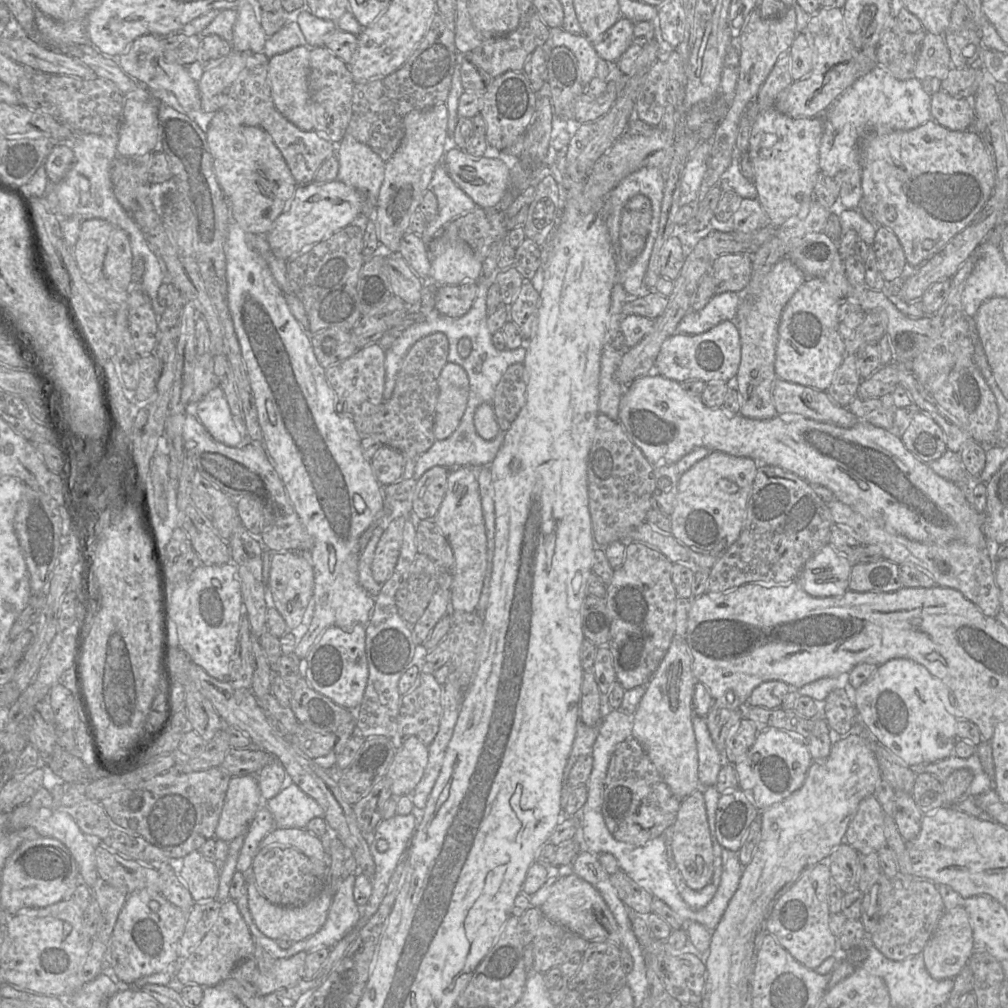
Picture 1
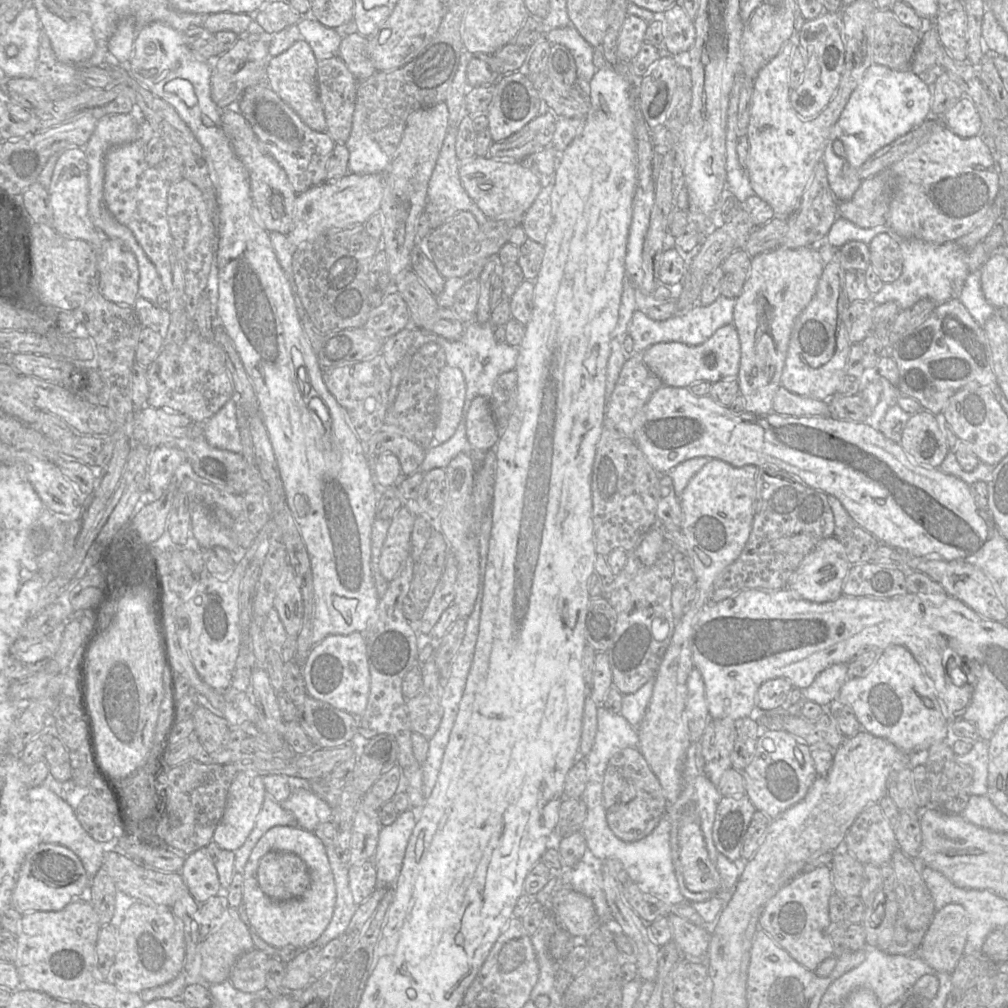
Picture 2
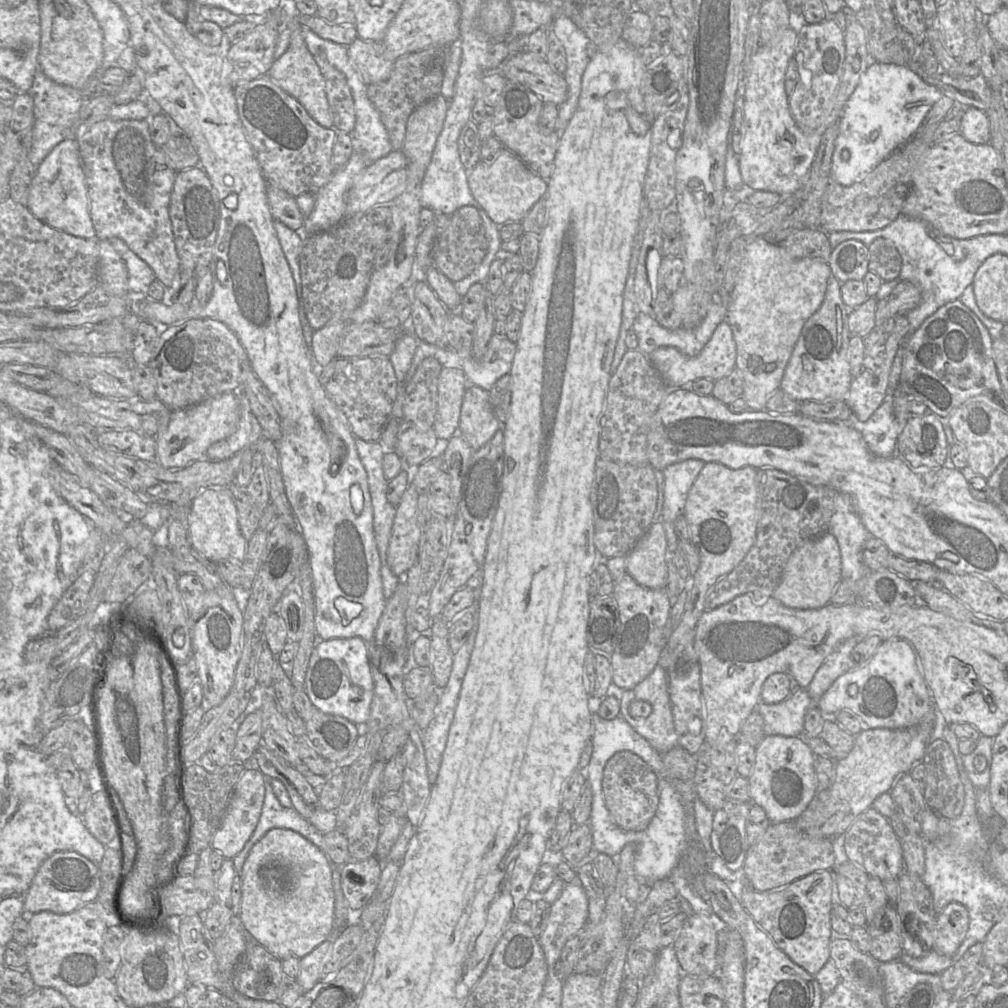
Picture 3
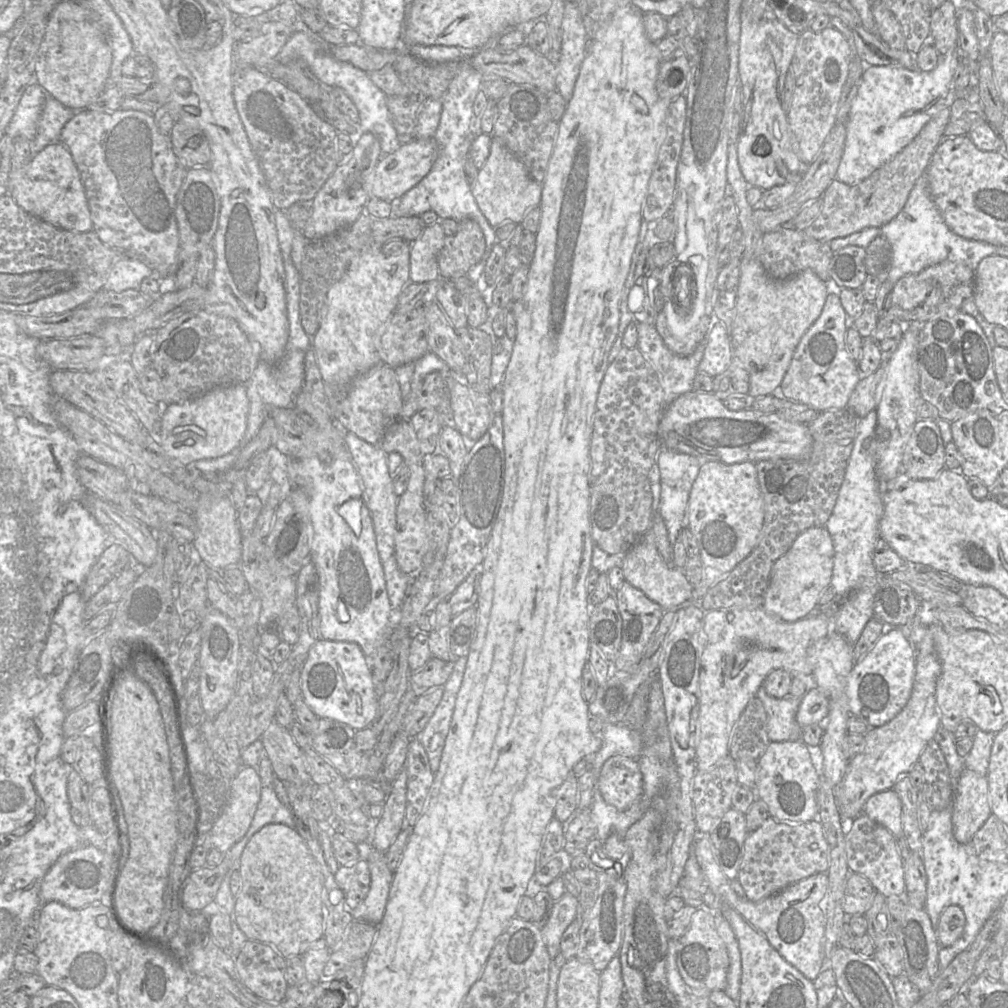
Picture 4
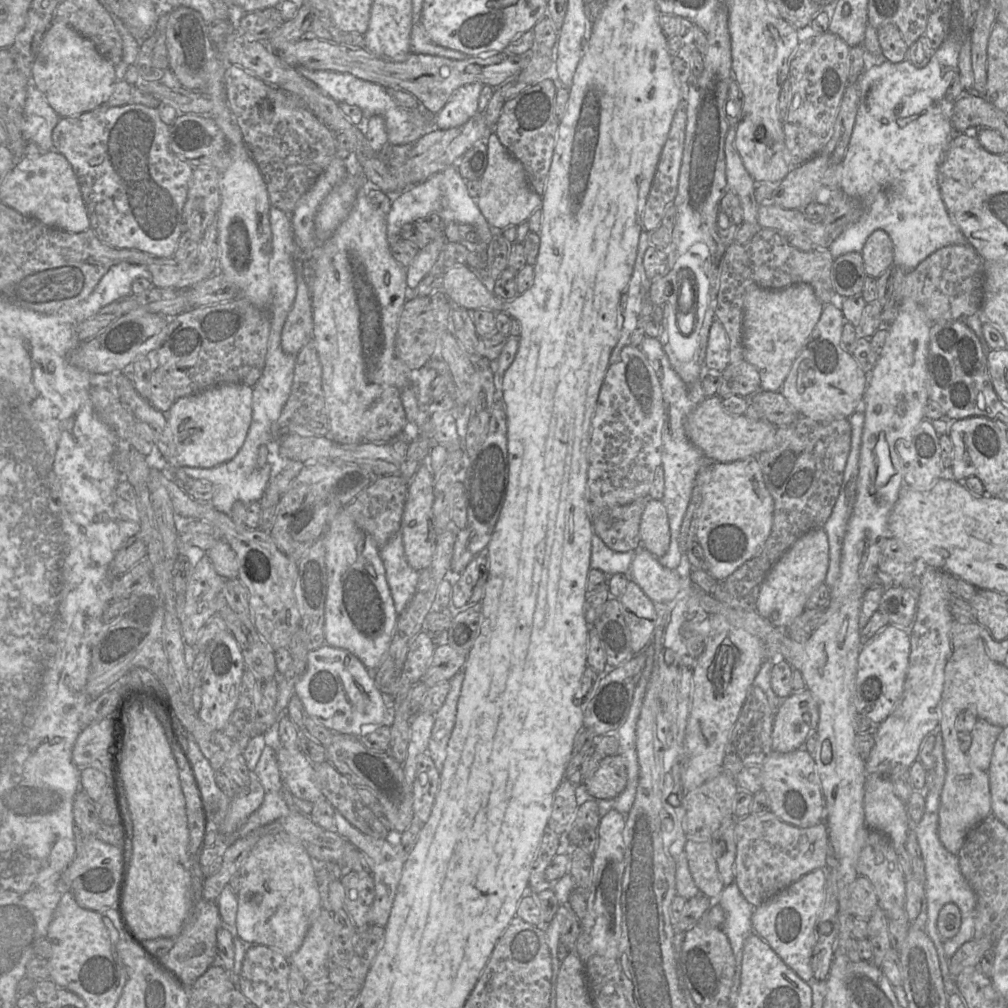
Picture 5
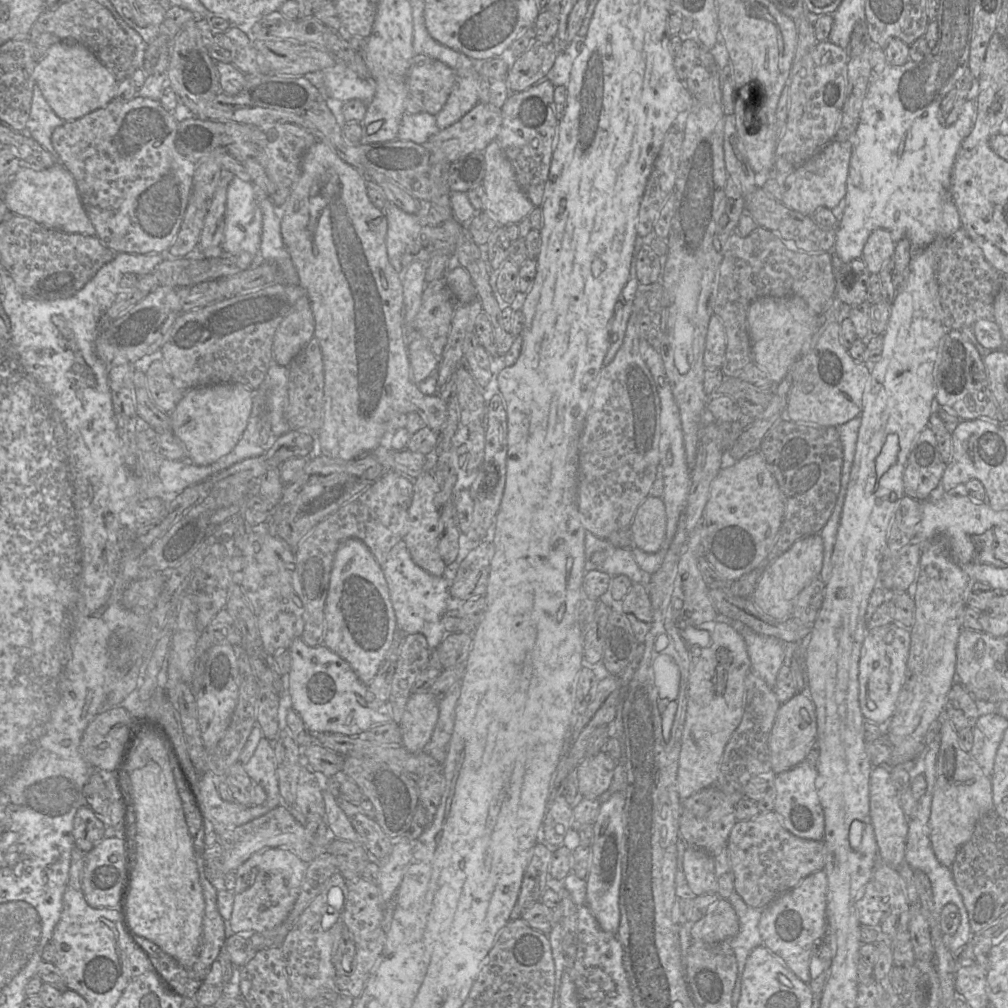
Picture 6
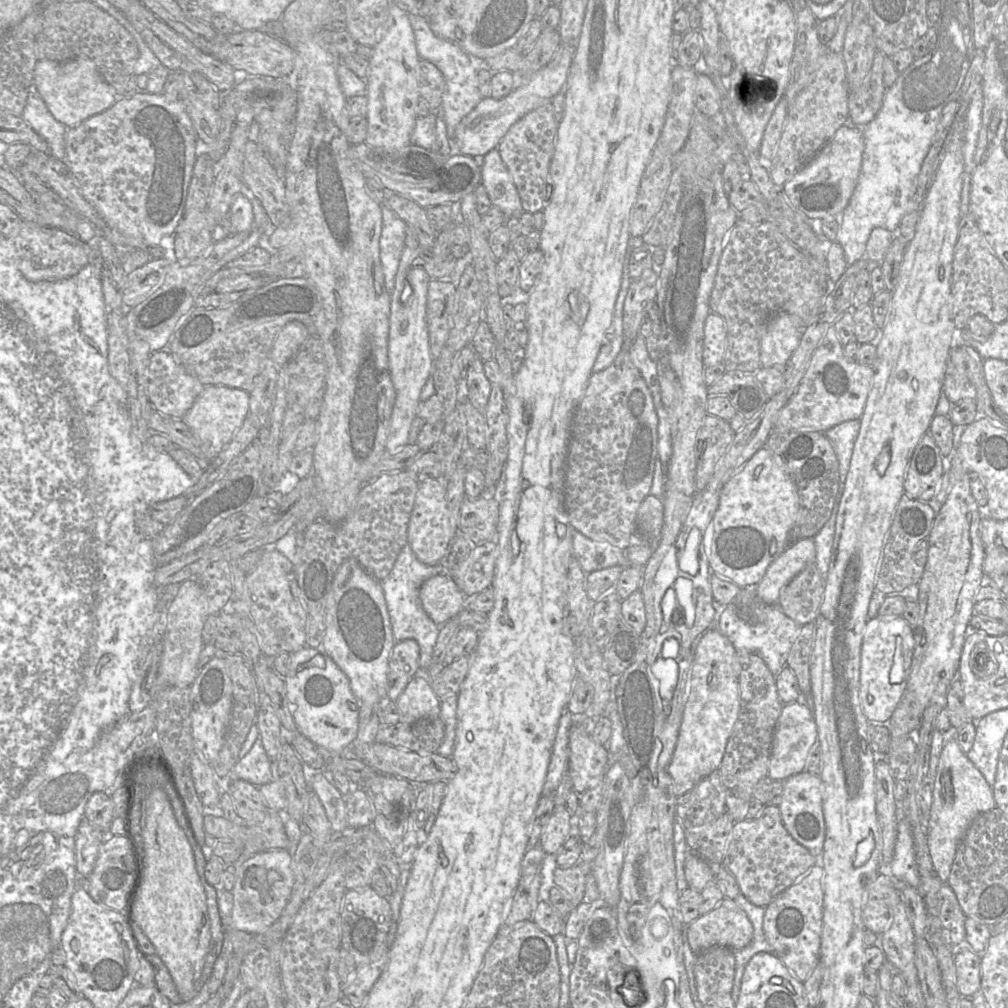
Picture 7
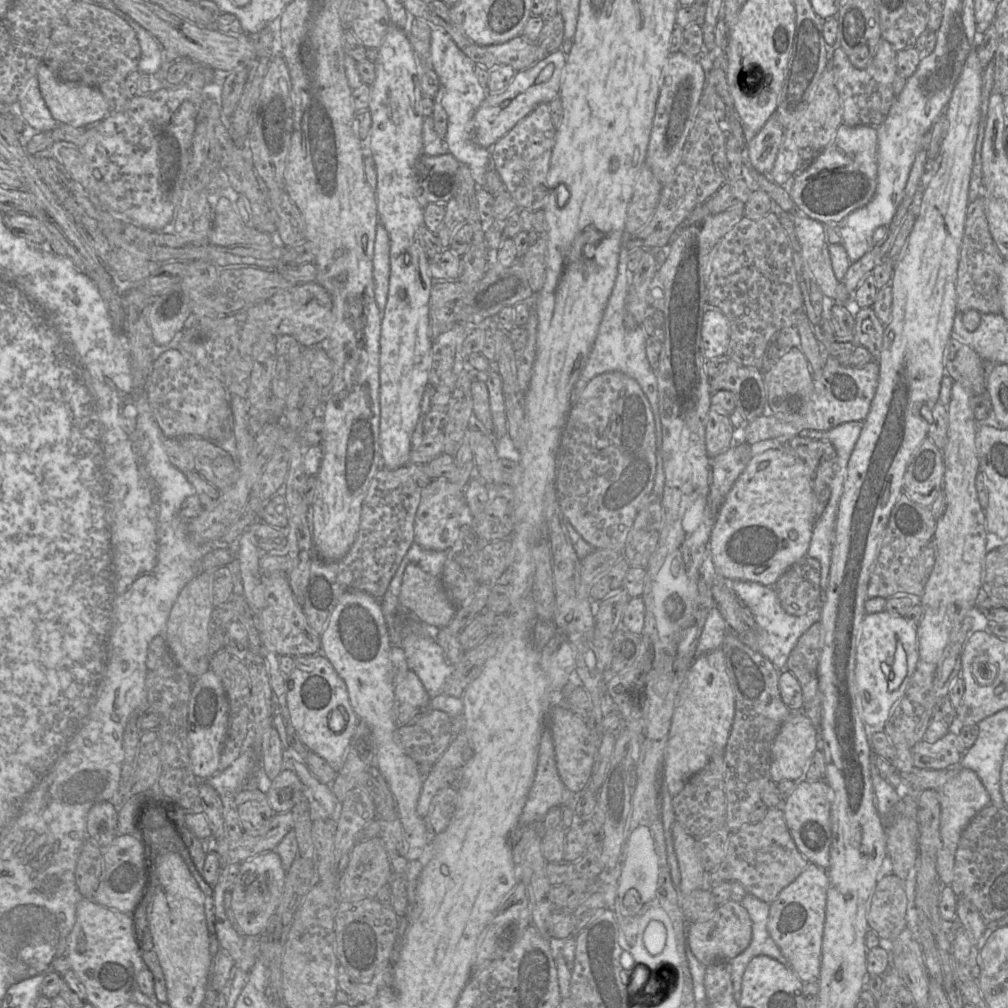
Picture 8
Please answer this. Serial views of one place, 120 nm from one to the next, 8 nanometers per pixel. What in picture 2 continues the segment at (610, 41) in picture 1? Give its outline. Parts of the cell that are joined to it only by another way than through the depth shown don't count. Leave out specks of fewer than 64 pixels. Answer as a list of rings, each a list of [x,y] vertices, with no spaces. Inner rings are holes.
[[[628,14],[623,21],[616,42],[616,55],[620,62],[629,63],[643,44],[648,23],[638,16]]]

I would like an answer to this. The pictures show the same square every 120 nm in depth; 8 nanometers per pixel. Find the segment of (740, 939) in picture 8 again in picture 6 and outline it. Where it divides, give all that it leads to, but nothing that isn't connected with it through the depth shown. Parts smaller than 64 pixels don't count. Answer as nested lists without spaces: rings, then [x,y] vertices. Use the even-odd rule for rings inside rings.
[[[719,898],[704,917],[690,925],[691,938],[708,943],[730,941],[738,932],[737,914],[724,898]]]

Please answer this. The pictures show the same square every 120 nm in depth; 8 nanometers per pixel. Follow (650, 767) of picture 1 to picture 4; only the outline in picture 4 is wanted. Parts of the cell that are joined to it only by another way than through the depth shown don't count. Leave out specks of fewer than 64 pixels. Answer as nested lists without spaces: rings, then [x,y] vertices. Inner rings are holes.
[[[624,755],[610,757],[600,770],[596,788],[606,804],[619,811],[629,809],[644,793],[638,760]]]

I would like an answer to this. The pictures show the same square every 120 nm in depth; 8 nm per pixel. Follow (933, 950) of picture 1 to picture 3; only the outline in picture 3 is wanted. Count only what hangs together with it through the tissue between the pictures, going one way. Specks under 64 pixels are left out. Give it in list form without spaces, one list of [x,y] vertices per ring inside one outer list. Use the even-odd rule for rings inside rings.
[[[957,902],[949,903],[936,915],[933,950],[942,955],[953,955],[965,939],[969,928],[969,913]]]

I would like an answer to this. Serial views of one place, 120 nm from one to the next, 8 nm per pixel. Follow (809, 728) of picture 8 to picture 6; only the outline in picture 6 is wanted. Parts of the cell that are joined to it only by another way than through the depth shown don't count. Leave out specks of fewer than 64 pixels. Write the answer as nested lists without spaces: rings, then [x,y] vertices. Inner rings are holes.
[[[797,692],[790,700],[782,703],[777,711],[769,736],[771,772],[776,775],[787,771],[806,760],[813,741],[817,739],[816,708],[810,697]]]

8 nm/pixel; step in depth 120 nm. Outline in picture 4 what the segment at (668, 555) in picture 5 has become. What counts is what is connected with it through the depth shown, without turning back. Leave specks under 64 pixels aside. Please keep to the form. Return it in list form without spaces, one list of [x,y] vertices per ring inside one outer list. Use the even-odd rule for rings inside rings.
[[[636,323],[638,332],[637,348],[643,358],[651,365],[664,392],[664,410],[677,397],[694,390],[693,383],[698,374],[698,365],[706,347],[706,338],[699,343],[694,353],[688,356],[679,356],[672,353],[665,345],[655,325]],[[661,446],[656,456],[656,463],[660,469],[661,482],[659,515],[662,517],[667,528],[669,542],[674,545],[678,535],[686,525],[690,492],[699,473],[702,461],[695,456],[675,452]]]

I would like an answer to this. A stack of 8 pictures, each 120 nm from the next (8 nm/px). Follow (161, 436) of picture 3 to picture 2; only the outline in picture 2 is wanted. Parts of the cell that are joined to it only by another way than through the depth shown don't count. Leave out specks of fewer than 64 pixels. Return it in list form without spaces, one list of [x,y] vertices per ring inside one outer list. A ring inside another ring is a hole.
[[[160,445],[150,449],[148,461],[148,489],[136,503],[136,511],[161,496],[171,482],[177,468],[186,460],[184,452],[175,446]]]

